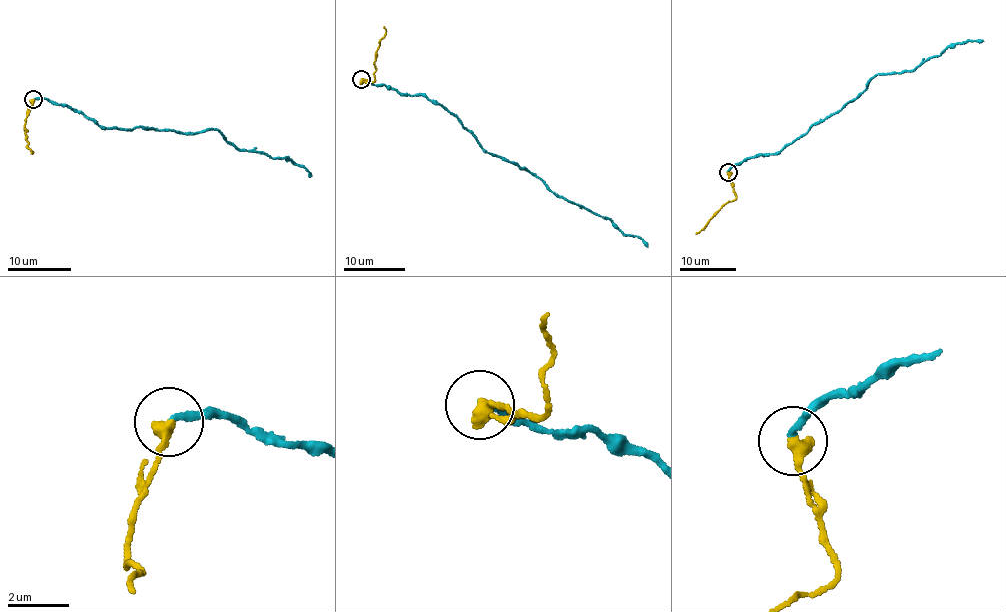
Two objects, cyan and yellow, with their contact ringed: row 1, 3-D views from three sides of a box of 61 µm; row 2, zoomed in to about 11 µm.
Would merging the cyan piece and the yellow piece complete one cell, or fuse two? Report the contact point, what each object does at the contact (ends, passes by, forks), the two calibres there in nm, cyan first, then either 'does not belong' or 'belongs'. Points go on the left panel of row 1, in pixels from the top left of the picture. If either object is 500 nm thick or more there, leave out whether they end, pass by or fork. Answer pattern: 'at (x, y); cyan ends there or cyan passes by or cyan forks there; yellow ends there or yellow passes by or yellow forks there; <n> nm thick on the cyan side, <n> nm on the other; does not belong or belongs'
at (33, 99); cyan ends there; yellow ends there; 200 nm thick on the cyan side, 460 nm on the other; does not belong

